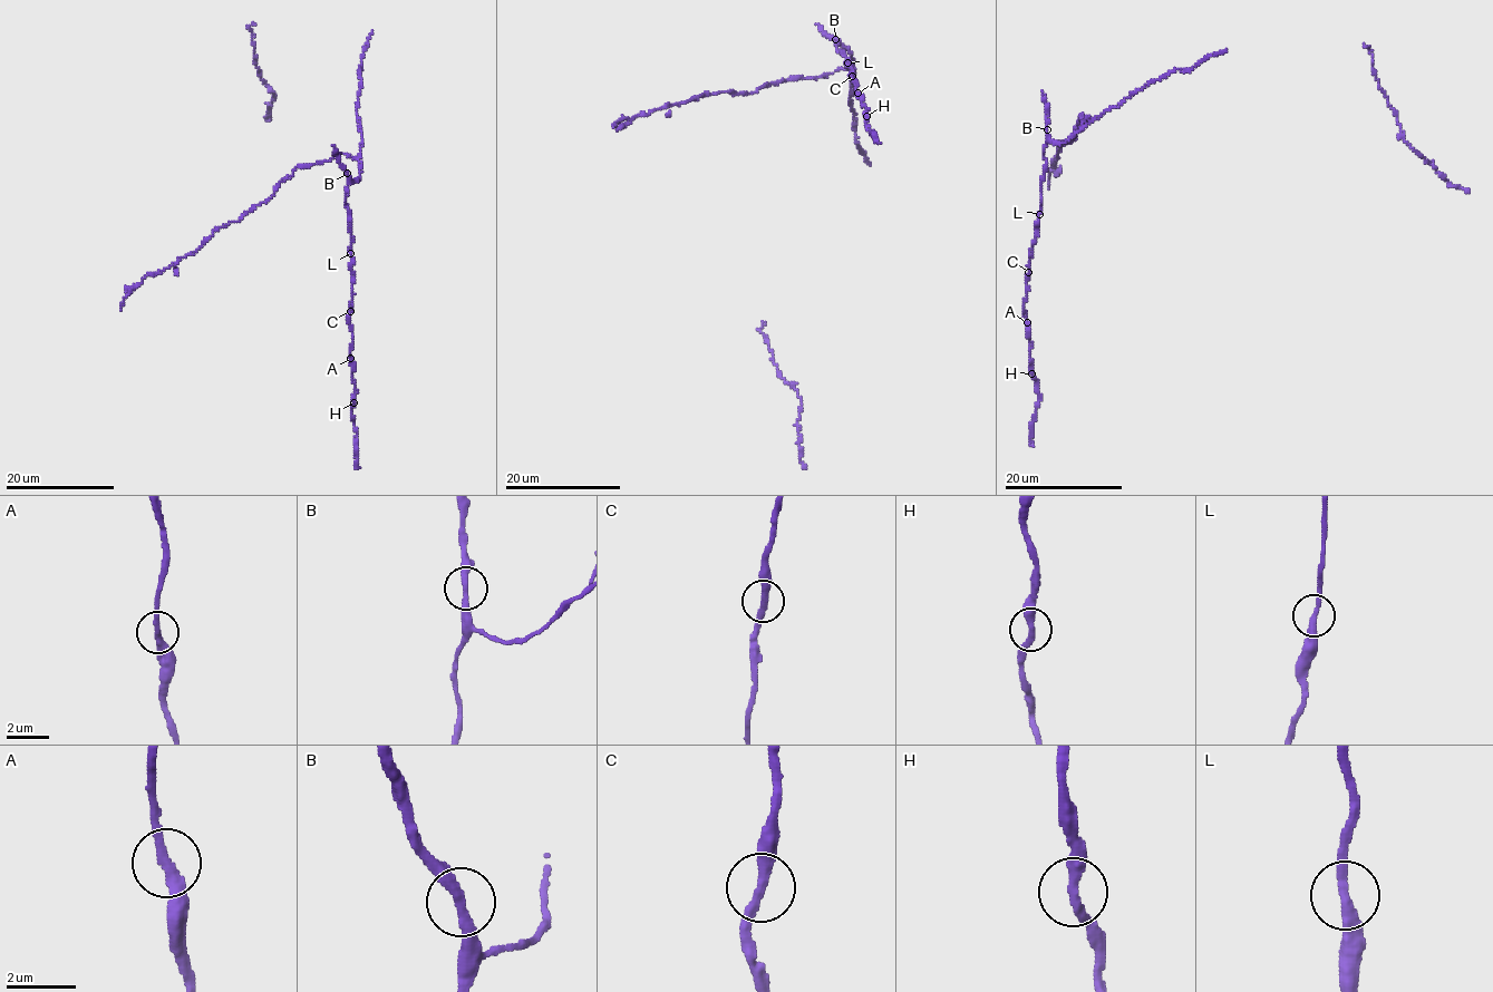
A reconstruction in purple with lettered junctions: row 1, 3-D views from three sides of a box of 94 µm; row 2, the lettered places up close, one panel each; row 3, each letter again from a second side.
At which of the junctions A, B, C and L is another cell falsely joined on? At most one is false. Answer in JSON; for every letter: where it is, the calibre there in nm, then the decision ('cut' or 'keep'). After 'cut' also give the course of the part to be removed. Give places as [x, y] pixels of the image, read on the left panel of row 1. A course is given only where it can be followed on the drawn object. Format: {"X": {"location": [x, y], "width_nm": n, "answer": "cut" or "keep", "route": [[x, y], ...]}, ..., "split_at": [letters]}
{"A": {"location": [350, 358], "width_nm": 300, "answer": "keep"}, "B": {"location": [347, 173], "width_nm": 300, "answer": "keep"}, "C": {"location": [350, 311], "width_nm": 280, "answer": "keep"}, "L": {"location": [350, 253], "width_nm": 300, "answer": "keep"}, "split_at": []}

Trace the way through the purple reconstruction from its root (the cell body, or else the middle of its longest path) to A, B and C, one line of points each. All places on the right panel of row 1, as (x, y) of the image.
A: (1156, 79), (1105, 109), (1066, 140), (1053, 140), (1044, 147), (1040, 214), (1025, 303), (1027, 323)
B: (1156, 79), (1116, 106), (1105, 109), (1064, 143), (1050, 139), (1047, 129)
C: (1156, 79), (1116, 106), (1105, 109), (1066, 140), (1053, 140), (1044, 147), (1046, 169), (1028, 272)

